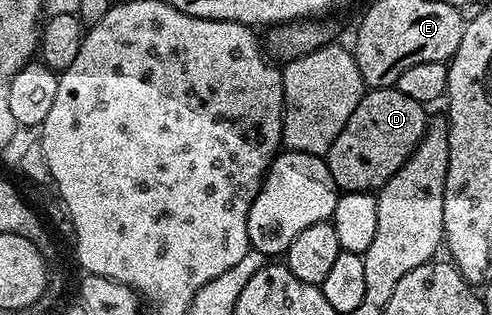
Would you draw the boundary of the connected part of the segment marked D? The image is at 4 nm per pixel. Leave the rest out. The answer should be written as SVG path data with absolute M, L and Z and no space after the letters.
M396 86L365 90L358 109L350 113L350 121L338 133L326 156L328 168L337 188L345 191L379 192L390 177L394 177L424 136L430 118L425 104L406 97Z

